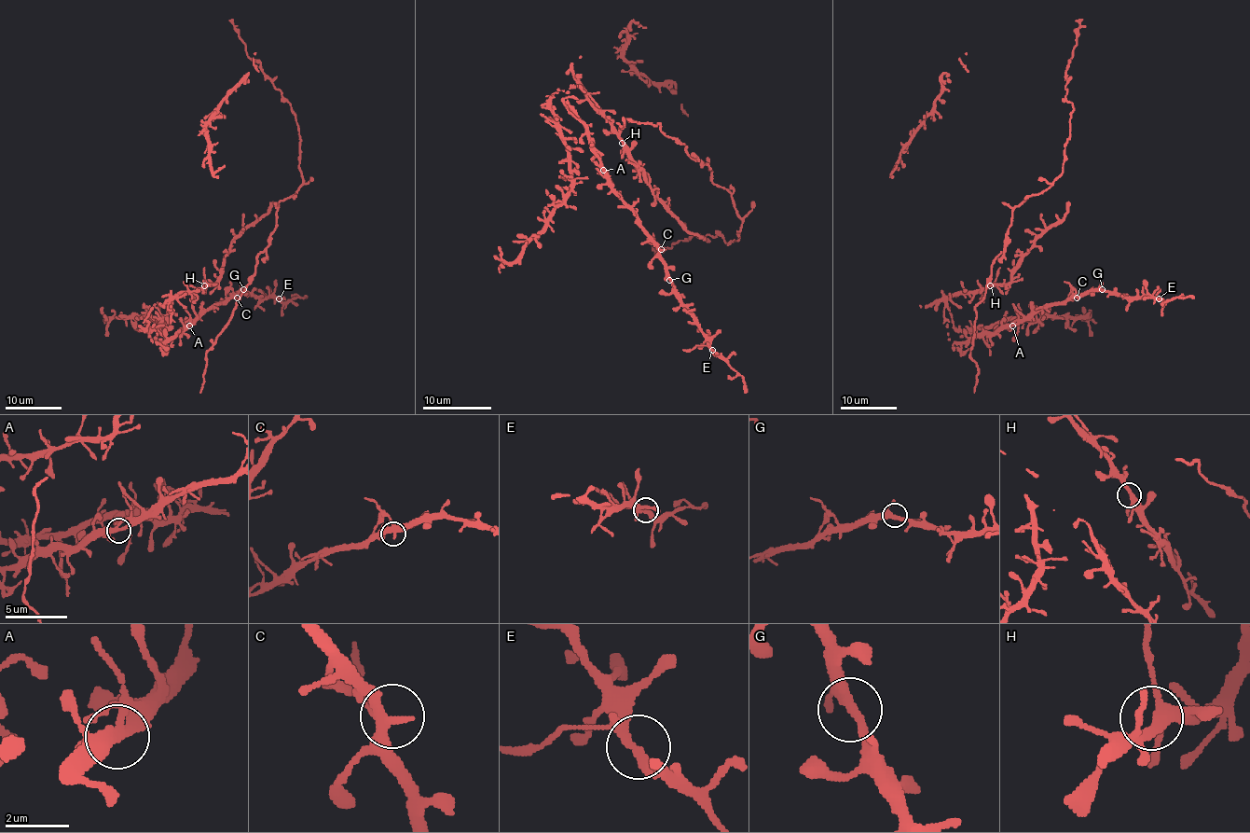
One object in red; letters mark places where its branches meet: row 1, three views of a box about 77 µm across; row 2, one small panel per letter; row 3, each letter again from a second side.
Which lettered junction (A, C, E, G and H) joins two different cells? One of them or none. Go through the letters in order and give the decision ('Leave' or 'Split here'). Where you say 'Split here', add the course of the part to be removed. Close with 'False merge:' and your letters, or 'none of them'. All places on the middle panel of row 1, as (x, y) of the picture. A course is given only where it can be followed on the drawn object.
A: Leave
C: Leave
E: Leave
G: Leave
H: Leave
False merge: none of them

